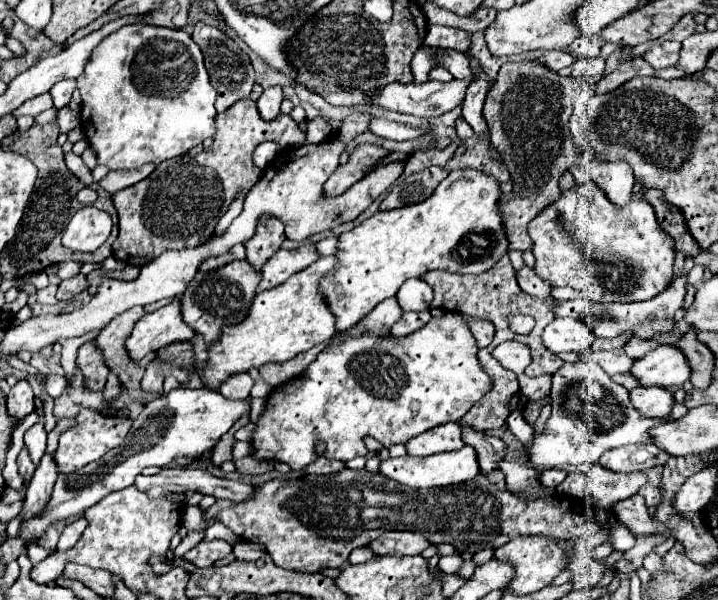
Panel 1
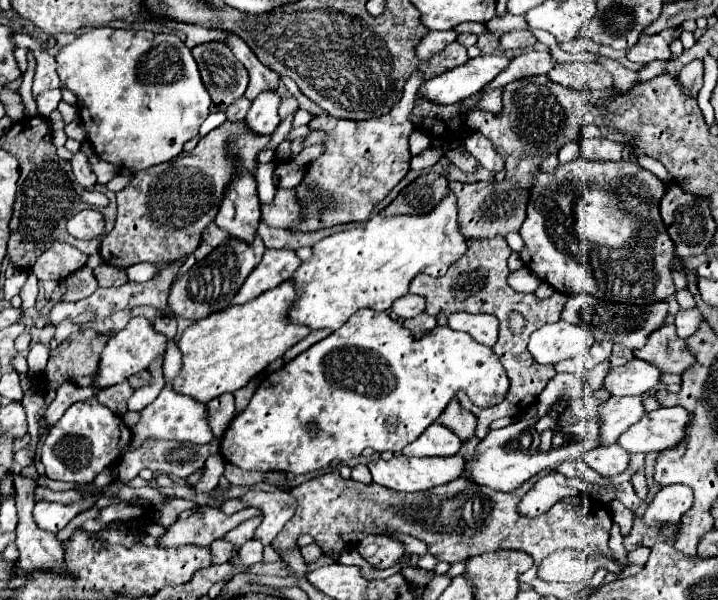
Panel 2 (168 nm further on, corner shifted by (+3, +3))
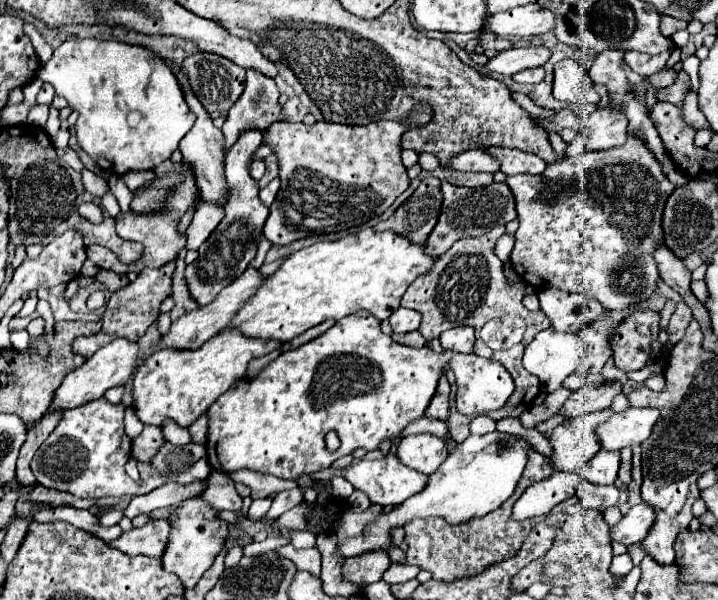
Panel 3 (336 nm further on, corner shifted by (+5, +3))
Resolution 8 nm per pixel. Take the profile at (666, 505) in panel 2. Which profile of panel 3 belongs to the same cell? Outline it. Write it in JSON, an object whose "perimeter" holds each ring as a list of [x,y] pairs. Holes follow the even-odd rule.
{"perimeter":[[[648,504],[632,506],[622,520],[610,528],[610,540],[622,542],[626,546],[638,544],[654,524],[654,510]]]}

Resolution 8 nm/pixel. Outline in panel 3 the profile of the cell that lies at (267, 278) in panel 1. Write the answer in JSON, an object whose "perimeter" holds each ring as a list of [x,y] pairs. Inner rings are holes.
{"perimeter":[[[248,268],[240,278],[236,278],[232,284],[228,284],[210,304],[206,304],[206,306],[202,306],[202,308],[196,308],[196,310],[192,310],[192,312],[186,312],[186,314],[180,316],[176,322],[172,322],[170,330],[158,340],[156,350],[162,350],[162,348],[196,350],[196,348],[200,348],[206,340],[210,340],[216,332],[220,332],[220,328],[224,328],[224,326],[234,318],[234,314],[244,306],[244,302],[248,300],[248,296],[252,296],[254,290],[260,288],[262,280],[264,280],[264,278],[258,274],[258,270]]]}

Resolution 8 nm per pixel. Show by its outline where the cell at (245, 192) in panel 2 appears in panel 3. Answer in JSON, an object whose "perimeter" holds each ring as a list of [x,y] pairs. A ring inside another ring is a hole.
{"perimeter":[[[172,68],[172,70],[178,76],[178,82],[182,84],[182,92],[184,92],[184,98],[188,102],[188,108],[196,114],[194,126],[190,128],[190,132],[178,144],[178,150],[182,152],[182,162],[190,164],[190,170],[194,172],[194,178],[198,180],[198,190],[200,190],[202,200],[224,202],[226,196],[228,196],[228,186],[226,186],[226,178],[224,178],[224,136],[222,136],[220,128],[216,128],[212,124],[210,114],[204,110],[204,106],[198,102],[198,98],[192,94],[190,84],[186,80],[186,74],[178,68]]]}

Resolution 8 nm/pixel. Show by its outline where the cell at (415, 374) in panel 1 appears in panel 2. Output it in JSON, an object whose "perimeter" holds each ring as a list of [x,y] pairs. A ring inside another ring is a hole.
{"perimeter":[[[360,310],[340,330],[332,332],[328,338],[320,340],[262,380],[248,408],[238,414],[224,432],[220,446],[224,452],[222,458],[242,470],[306,474],[328,468],[332,460],[356,458],[366,448],[374,448],[376,452],[400,452],[436,422],[458,392],[464,392],[482,408],[494,406],[506,396],[508,376],[492,348],[482,346],[472,336],[448,326],[434,326],[430,332],[416,338],[412,330],[404,328],[400,320],[390,318],[388,312]],[[308,422],[318,424],[320,432],[316,436],[308,434]]]}

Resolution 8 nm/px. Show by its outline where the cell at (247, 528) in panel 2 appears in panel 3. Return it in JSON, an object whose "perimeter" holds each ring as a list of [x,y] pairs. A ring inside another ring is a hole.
{"perimeter":[[[268,496],[268,498],[264,498],[264,500],[252,500],[252,518],[260,518],[260,516],[264,516],[266,512],[268,512],[268,508],[270,508],[270,504],[272,504],[272,496]]]}

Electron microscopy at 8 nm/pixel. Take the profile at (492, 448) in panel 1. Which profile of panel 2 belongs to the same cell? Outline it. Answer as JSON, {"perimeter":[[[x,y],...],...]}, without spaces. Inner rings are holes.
{"perimeter":[[[454,398],[448,408],[442,412],[442,416],[436,420],[450,428],[462,442],[470,440],[476,430],[476,416],[464,408],[460,408],[460,402]]]}

